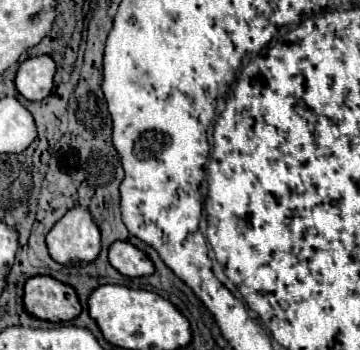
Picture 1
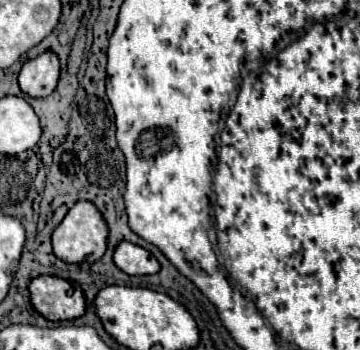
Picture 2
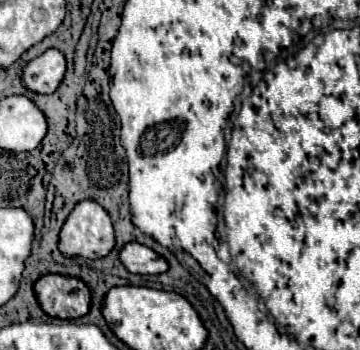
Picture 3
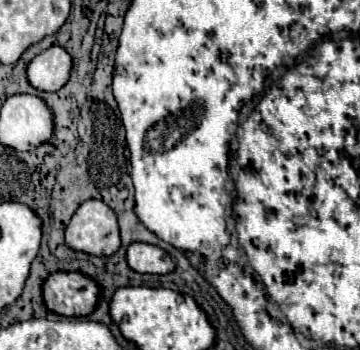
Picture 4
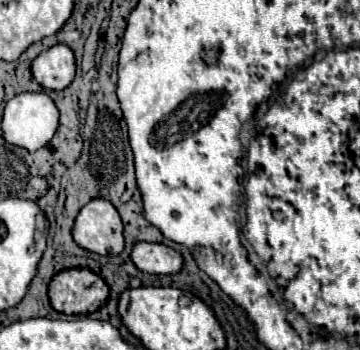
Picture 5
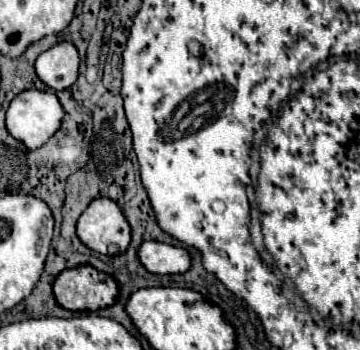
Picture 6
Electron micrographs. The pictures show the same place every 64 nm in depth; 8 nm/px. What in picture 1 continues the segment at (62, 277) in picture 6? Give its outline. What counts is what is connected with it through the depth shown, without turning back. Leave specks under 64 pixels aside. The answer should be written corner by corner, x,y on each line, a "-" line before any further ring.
34,276
24,286
26,310
48,322
68,322
82,312
76,290
52,276

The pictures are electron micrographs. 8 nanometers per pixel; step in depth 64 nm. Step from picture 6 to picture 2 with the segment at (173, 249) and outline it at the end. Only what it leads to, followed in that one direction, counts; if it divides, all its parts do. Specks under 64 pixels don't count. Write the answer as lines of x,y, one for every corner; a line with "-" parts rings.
120,242
114,252
114,262
126,274
156,274
160,270
160,262
142,246
132,242

